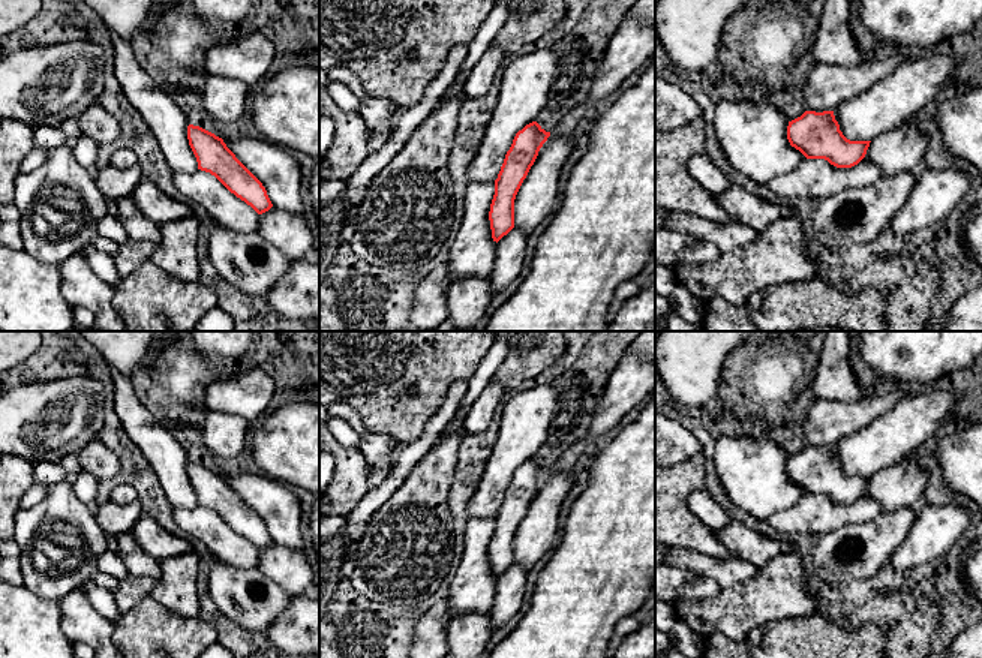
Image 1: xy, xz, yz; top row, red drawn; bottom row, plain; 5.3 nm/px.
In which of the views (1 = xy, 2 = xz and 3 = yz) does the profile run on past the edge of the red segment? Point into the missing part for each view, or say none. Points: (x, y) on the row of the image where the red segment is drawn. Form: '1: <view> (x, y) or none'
1: none
2: none
3: none

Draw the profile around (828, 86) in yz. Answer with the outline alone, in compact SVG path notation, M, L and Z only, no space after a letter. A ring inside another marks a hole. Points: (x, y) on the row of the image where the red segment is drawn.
M903 55L864 60L853 66L817 63L807 76L804 88L805 111L834 111L843 102L871 88L904 63Z

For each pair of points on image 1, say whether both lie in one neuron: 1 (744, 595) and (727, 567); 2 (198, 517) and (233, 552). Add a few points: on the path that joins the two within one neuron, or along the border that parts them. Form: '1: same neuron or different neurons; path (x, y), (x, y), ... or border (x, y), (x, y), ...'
1: different neurons; border (757, 568), (748, 579), (721, 589)
2: same neuron; path (209, 528), (216, 529), (224, 541)

